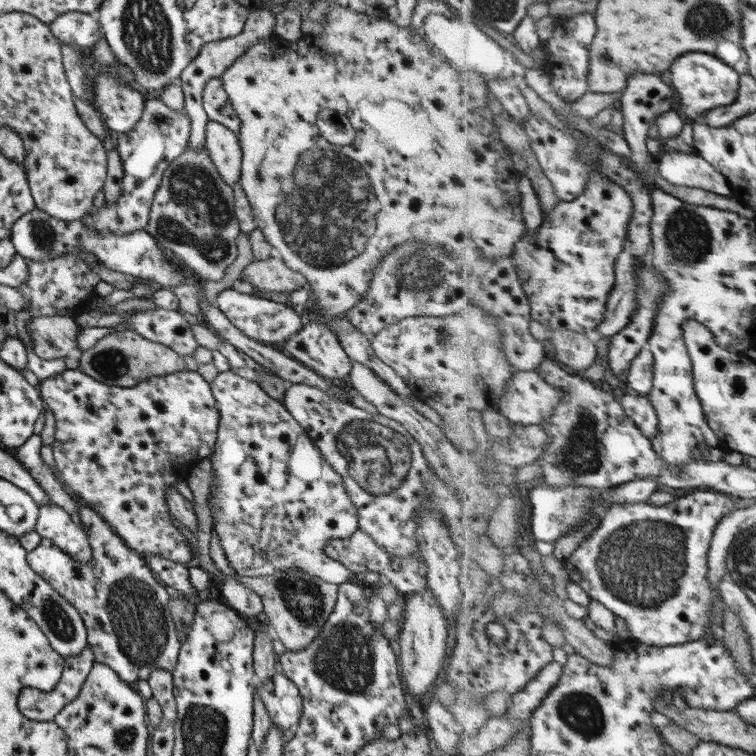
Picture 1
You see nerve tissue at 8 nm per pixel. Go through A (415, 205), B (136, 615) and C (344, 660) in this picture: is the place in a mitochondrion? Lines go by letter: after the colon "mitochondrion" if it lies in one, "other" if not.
A: other
B: mitochondrion
C: mitochondrion

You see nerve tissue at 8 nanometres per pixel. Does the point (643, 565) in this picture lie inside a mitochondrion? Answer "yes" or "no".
yes

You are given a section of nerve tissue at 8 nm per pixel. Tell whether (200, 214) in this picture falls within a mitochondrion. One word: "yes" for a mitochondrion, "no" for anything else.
yes

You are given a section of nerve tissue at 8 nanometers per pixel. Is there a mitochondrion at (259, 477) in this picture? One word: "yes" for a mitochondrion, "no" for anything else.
no

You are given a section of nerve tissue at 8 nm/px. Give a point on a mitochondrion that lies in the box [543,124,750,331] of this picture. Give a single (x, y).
(687, 238)

